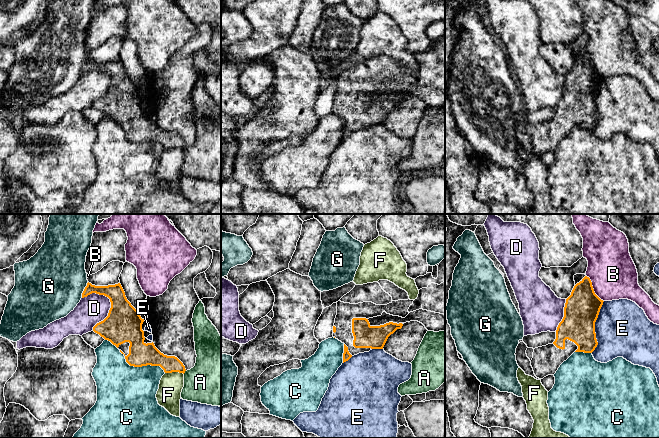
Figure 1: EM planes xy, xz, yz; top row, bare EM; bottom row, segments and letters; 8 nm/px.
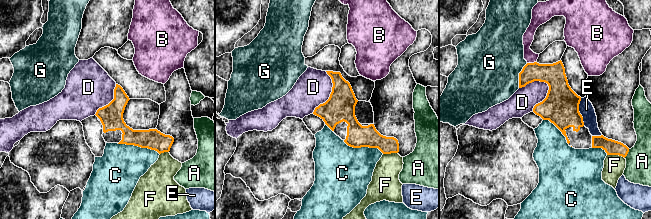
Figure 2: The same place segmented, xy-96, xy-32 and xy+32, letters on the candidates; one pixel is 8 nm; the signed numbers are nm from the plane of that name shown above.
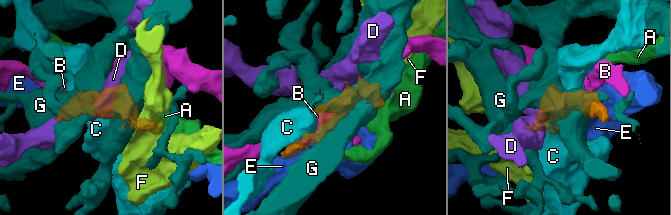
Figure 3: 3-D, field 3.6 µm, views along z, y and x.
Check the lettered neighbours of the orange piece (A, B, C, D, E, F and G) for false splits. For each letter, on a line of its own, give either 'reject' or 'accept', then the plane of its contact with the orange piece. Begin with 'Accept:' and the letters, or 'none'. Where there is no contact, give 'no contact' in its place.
Accept: none
A: reject | xy
B: reject | yz
C: reject | xy
D: reject | xy
E: reject | yz
F: reject | xy
G: reject | xy

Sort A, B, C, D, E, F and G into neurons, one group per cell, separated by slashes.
A / B / C / D / E / F / G

